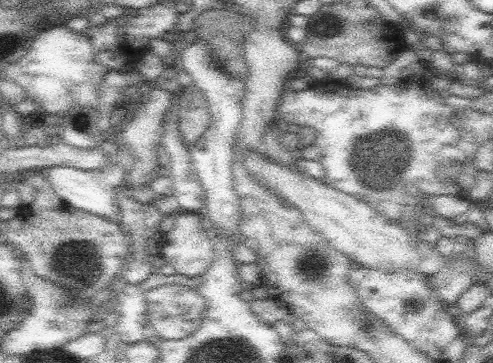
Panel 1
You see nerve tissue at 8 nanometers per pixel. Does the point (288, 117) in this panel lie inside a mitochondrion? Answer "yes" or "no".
no

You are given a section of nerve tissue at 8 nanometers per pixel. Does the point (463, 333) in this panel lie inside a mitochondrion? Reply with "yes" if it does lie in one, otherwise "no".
no

